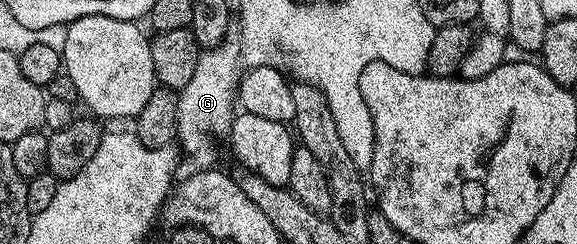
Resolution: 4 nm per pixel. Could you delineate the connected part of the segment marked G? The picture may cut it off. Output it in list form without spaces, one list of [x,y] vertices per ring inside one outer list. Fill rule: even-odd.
[[[229,21],[227,36],[222,44],[213,50],[203,51],[199,63],[194,68],[193,79],[177,93],[178,124],[176,125],[177,143],[186,152],[196,170],[213,169],[219,162],[218,146],[214,138],[227,139],[232,133],[236,101],[239,93],[244,65],[241,56],[241,32],[237,21]]]

